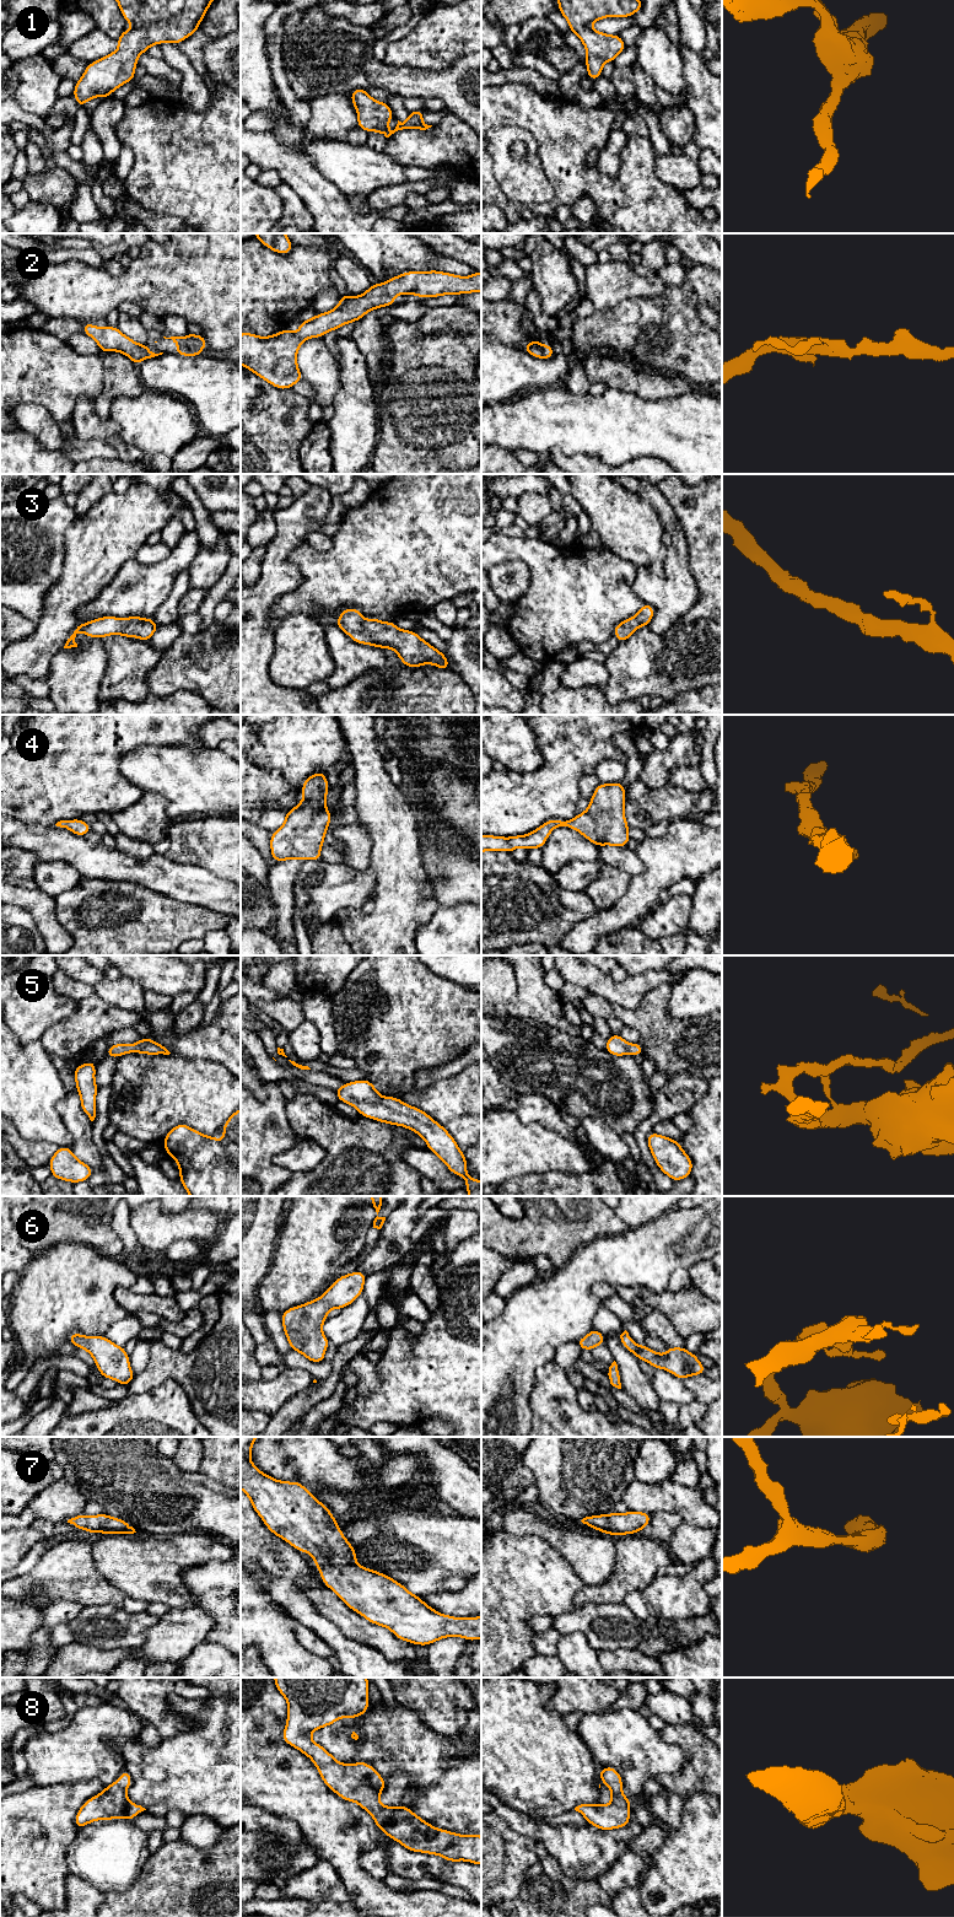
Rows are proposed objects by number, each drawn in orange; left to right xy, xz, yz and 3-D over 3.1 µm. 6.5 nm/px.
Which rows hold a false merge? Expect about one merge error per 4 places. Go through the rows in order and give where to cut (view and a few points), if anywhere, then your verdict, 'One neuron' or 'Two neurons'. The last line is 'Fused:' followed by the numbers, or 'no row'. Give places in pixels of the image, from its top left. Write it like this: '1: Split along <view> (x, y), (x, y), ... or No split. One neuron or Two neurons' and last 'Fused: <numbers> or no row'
1: No split. One neuron
2: No split. One neuron
3: No split. One neuron
4: No split. One neuron
5: No split. One neuron
6: No split. One neuron
7: No split. One neuron
8: No split. One neuron
Fused: no row

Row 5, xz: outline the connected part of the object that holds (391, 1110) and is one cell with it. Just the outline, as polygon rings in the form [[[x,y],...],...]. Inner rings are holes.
[[[367,1079],[345,1083],[334,1091],[340,1102],[356,1108],[360,1115],[404,1126],[420,1135],[429,1151],[436,1153],[454,1175],[467,1180],[465,1190],[469,1196],[481,1196],[481,1181],[467,1173],[467,1158],[456,1140],[424,1110],[408,1105],[395,1097],[382,1097]]]

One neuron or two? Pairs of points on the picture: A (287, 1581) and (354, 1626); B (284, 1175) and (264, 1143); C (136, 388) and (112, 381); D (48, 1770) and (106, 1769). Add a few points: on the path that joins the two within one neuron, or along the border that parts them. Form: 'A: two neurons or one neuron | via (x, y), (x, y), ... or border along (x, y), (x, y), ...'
A: two neurons | border along (300, 1577), (298, 1586), (322, 1614)
B: one neuron | via (275, 1172), (264, 1161), (264, 1152)
C: one neuron | via (130, 384), (118, 381)
D: one neuron | via (63, 1769), (91, 1769)

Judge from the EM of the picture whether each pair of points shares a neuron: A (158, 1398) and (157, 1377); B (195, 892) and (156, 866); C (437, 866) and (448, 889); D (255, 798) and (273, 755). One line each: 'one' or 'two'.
A: two
B: one
C: one
D: two

